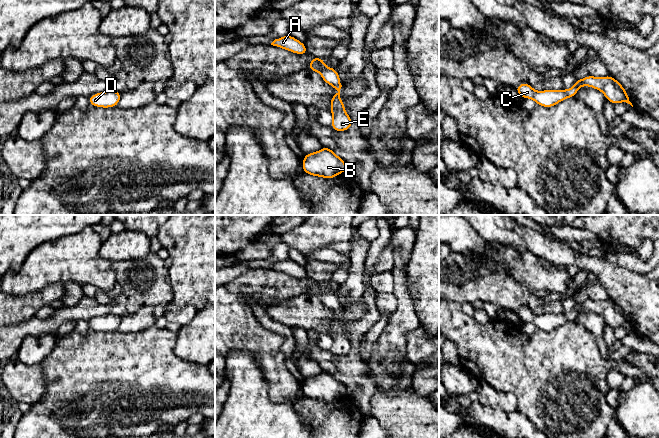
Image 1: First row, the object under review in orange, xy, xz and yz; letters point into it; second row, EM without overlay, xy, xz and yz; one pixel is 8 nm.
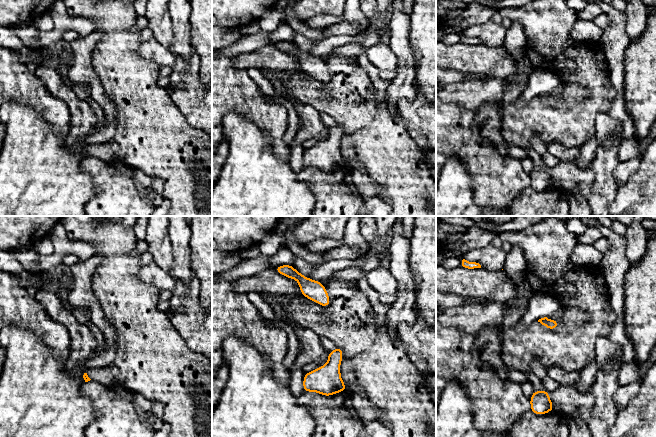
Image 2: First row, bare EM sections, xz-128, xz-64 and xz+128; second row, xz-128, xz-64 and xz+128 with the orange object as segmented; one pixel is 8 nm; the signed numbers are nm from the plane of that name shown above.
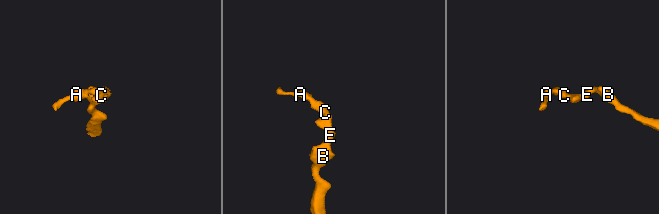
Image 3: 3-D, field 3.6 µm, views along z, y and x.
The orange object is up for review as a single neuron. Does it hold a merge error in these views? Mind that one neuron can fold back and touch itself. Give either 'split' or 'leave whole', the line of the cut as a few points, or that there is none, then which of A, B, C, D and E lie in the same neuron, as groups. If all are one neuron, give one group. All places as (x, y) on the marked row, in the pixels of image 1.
leave whole; cut none; groups A B C D E

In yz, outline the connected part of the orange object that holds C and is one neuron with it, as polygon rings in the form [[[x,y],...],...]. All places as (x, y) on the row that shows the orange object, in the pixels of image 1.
[[[588,75],[583,79],[577,79],[574,85],[568,90],[535,91],[527,82],[516,86],[515,89],[522,98],[530,98],[534,100],[537,105],[550,108],[566,98],[575,97],[578,89],[582,86],[590,86],[603,92],[606,100],[612,104],[626,102],[633,107],[624,87],[610,75],[606,77],[594,77]]]

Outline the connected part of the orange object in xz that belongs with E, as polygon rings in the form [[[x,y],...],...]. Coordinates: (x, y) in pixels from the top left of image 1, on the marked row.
[[[317,57],[311,59],[308,70],[320,73],[323,81],[333,86],[338,91],[331,96],[330,112],[333,115],[333,121],[330,127],[337,132],[348,130],[353,125],[353,121],[345,112],[344,103],[340,98],[340,89],[342,85],[337,70],[325,66],[324,58]]]

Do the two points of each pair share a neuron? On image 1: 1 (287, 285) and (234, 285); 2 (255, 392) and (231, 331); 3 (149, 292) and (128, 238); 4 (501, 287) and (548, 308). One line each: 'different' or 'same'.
1: same
2: different
3: different
4: same

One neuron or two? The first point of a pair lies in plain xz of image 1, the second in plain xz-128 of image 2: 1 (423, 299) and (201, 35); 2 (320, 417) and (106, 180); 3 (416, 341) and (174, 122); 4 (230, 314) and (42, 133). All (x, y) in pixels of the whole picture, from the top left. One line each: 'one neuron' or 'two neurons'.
1: one neuron
2: one neuron
3: two neurons
4: two neurons

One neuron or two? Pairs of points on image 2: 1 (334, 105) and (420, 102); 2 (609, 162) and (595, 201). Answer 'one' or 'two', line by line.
1: two
2: one

